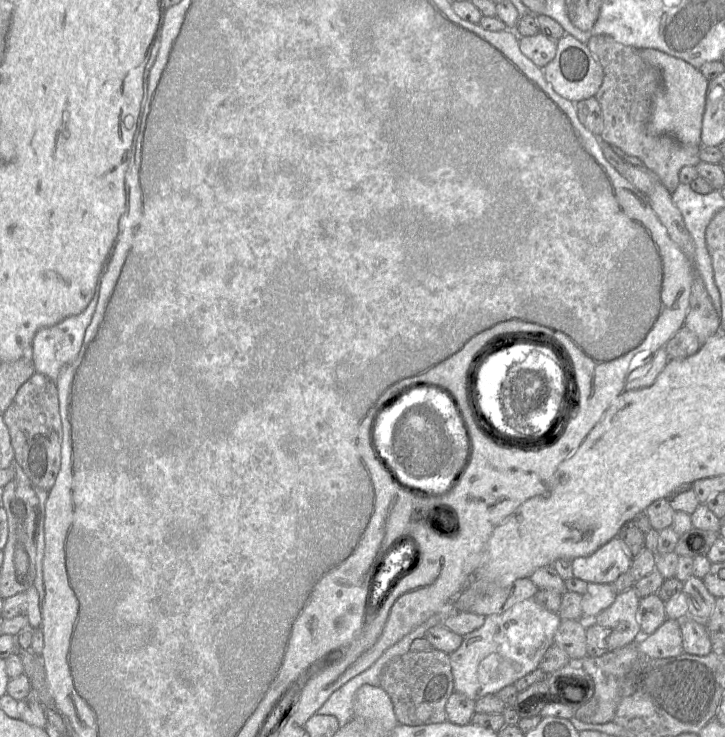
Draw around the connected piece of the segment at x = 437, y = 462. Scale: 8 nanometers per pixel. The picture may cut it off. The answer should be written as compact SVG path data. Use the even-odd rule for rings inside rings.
M434 387L411 389L378 416L374 447L393 475L431 492L445 489L462 465L468 435L452 397Z

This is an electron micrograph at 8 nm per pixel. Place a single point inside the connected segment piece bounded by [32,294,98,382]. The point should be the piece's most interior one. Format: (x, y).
(54, 347)

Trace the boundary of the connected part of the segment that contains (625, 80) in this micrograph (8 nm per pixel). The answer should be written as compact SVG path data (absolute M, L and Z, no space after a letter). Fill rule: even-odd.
M608 35L592 36L587 47L600 62L604 73L603 82L595 96L604 122L603 131L597 137L639 158L672 194L680 184L680 170L684 166L696 166L701 162L700 146L686 145L672 136L656 136L649 132L652 99L662 84L660 71L641 57L639 49L623 45Z

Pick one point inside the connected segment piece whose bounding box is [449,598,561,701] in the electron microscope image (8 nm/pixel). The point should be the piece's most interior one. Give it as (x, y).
(509, 645)

